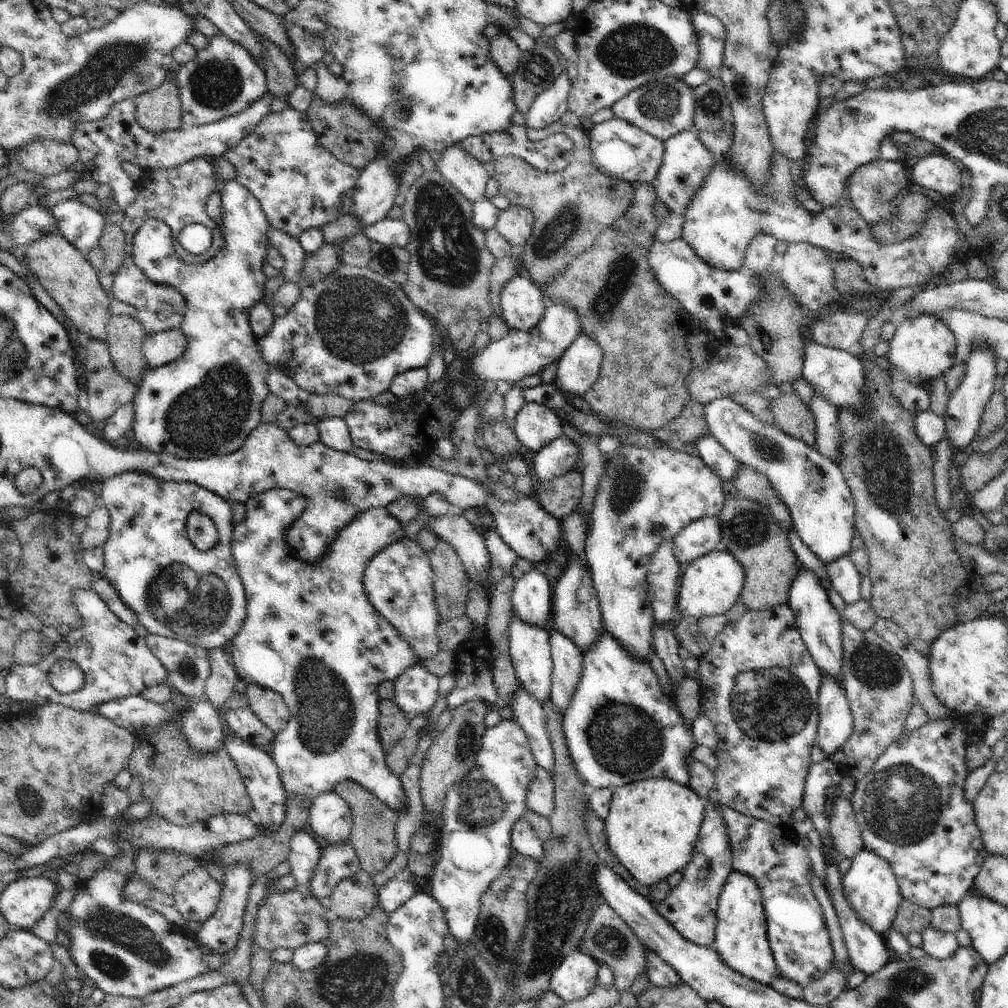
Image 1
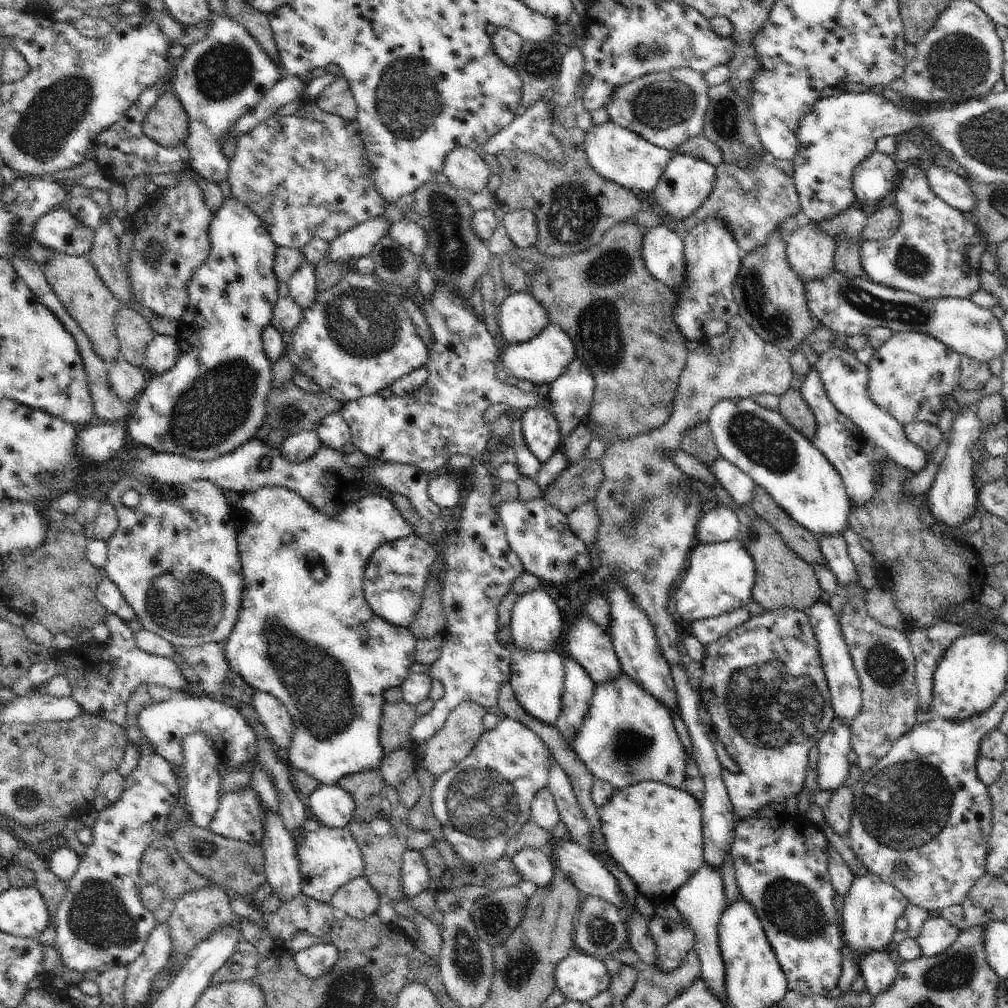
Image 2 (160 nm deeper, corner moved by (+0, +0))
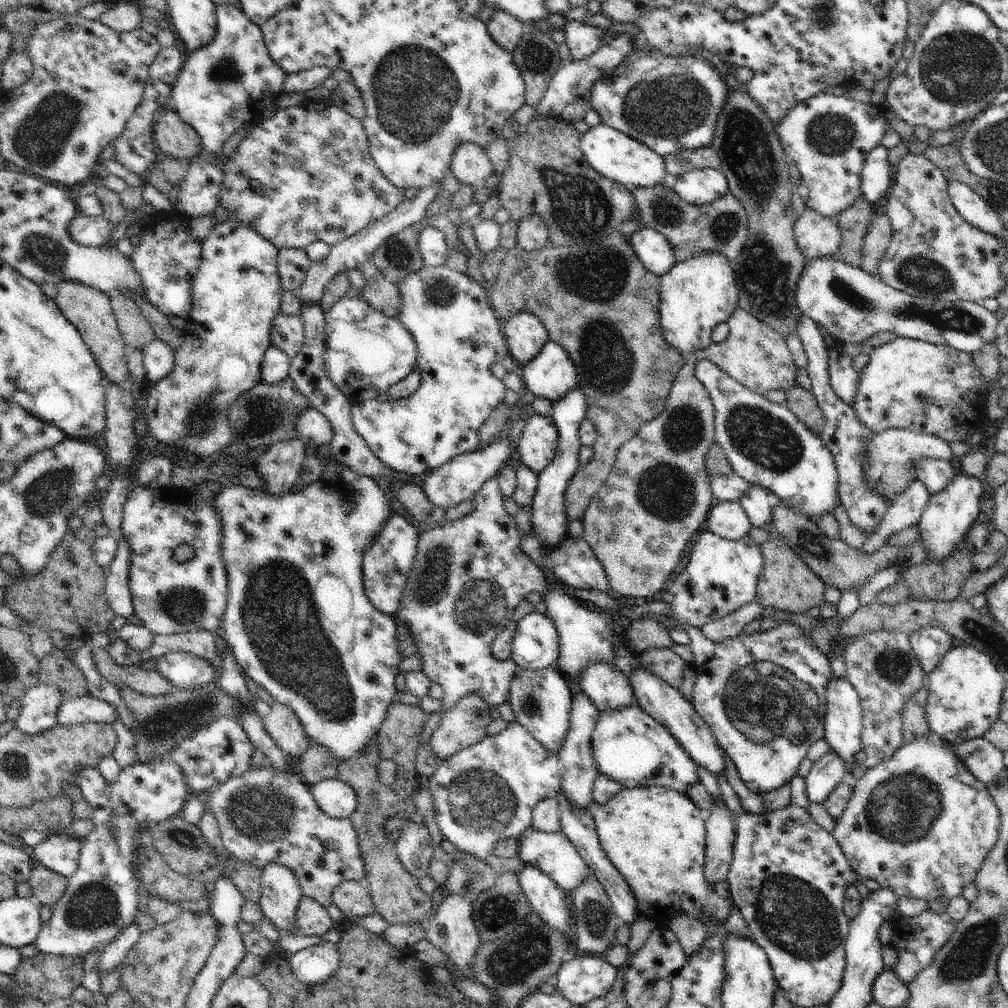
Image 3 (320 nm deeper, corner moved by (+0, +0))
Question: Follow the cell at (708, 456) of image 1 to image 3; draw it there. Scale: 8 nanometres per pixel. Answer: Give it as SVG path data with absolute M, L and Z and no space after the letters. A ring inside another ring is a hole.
M750 483L750 488L738 502L742 510L746 512L752 526L763 528L766 524L772 523L770 494L764 488Z

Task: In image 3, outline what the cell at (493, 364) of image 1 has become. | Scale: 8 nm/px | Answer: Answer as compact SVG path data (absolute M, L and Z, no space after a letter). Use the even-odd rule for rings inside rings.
M548 340L536 358L518 372L525 382L526 391L552 403L560 401L568 390L578 384L576 368L568 352L554 340Z

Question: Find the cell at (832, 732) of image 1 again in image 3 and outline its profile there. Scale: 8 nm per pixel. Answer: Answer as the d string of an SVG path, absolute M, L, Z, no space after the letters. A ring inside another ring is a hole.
M832 748L819 760L813 762L810 774L806 776L806 796L810 803L823 804L824 800L842 782L844 774L849 772L844 764L844 758L832 752Z

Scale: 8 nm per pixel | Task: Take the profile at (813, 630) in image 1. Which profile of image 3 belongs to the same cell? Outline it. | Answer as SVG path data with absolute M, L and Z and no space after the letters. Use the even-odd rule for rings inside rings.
M832 675L826 688L826 698L824 740L828 742L832 752L836 750L836 754L840 754L840 758L844 758L844 764L851 772L852 766L856 763L856 754L861 751L860 736L863 728L863 709L860 696L848 678L836 678Z

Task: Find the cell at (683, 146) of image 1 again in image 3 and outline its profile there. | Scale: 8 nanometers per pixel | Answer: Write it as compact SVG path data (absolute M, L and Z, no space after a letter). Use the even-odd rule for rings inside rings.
M710 168L688 170L670 179L672 190L680 196L681 202L698 208L722 198L729 192L729 184L721 171Z

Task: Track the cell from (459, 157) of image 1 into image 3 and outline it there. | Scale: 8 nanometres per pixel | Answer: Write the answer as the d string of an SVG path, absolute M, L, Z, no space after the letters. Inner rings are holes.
M464 143L451 157L449 174L453 175L460 184L481 186L493 172L492 164L485 150L472 143Z

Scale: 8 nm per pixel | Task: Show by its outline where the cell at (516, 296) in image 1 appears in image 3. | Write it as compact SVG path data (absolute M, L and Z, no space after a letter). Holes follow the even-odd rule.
M518 312L502 322L502 332L509 355L513 357L518 369L536 358L536 354L549 340L549 332L544 324L530 312Z

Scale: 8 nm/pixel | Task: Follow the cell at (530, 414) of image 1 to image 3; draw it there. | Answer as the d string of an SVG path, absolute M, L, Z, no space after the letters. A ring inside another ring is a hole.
M534 414L526 420L522 436L518 440L517 454L521 462L540 475L556 456L558 440L553 418L550 415Z

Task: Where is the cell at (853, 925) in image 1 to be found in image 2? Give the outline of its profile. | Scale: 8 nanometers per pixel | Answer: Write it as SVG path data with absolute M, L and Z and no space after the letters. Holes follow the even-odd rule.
M872 950L870 954L864 954L857 964L871 998L876 998L878 994L893 986L898 964L887 952Z

